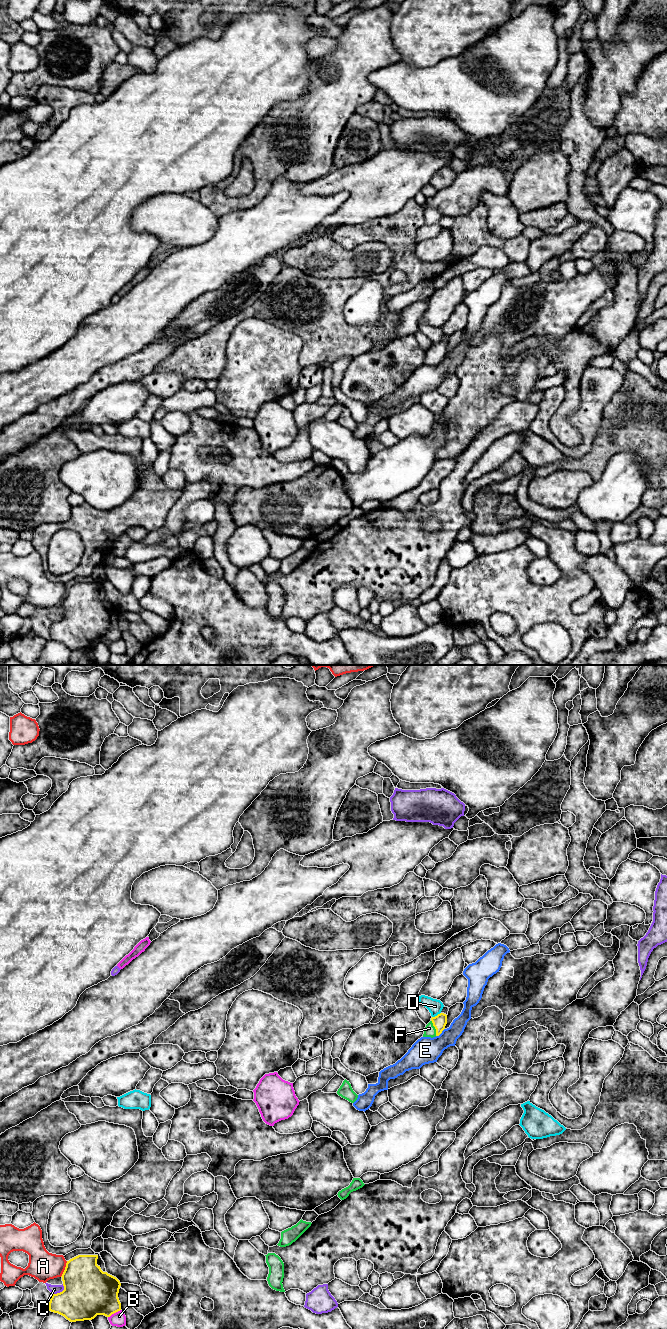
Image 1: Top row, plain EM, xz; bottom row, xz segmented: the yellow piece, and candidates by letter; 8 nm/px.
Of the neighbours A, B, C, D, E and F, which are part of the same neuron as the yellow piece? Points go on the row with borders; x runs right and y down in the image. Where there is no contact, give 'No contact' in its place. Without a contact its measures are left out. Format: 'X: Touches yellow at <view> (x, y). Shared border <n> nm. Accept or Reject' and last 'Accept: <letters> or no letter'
A: Touches yellow at xz (65, 1269). Shared border 140 nm. Reject
B: Touches yellow at xz (114, 1312). Shared border 120 nm. Reject
C: Touches yellow at xz (60, 1292). Shared border 120 nm. Reject
D: Touches yellow at xz (437, 1015). Shared border 80 nm. Reject
E: Touches yellow at xz (440, 1033). Shared border 100 nm. Reject
F: Touches yellow at xz (435, 1028). Shared border 130 nm. Accept
Accept: F

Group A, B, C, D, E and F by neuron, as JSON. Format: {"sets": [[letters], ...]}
{"sets": [["A"], ["B"], ["C"], ["D"], ["E"], ["F"]]}

